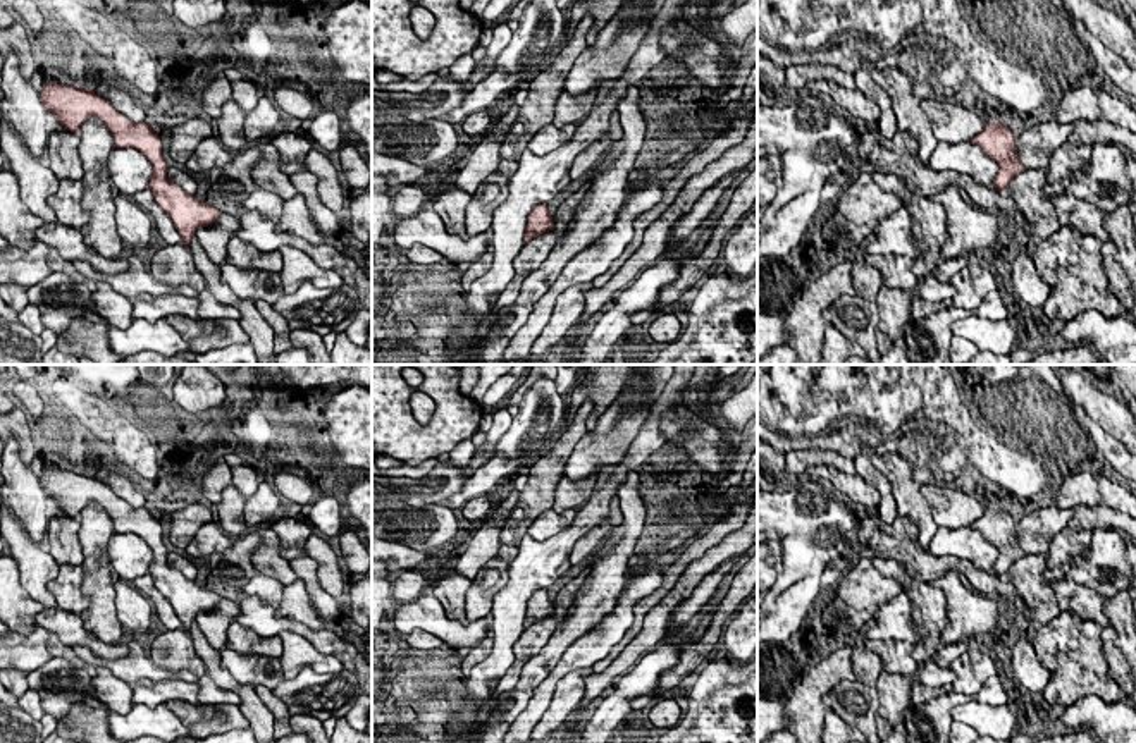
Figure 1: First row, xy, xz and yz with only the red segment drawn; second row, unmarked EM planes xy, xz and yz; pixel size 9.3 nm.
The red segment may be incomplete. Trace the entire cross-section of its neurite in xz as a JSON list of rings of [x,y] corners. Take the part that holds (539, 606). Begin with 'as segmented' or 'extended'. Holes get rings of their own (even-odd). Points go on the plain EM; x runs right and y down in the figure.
as segmented; [[[546,588],[537,590],[532,593],[527,604],[523,628],[530,628],[532,624],[553,614],[554,614],[554,605],[549,600],[547,590]]]

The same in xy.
as segmented; [[[50,464],[40,478],[40,485],[48,502],[55,499],[55,506],[67,516],[79,519],[81,511],[90,502],[98,502],[114,521],[114,533],[136,533],[150,545],[153,561],[148,574],[153,578],[158,592],[170,602],[186,633],[200,612],[217,607],[220,597],[215,592],[200,586],[169,566],[169,552],[162,540],[162,525],[146,507],[134,509],[93,475],[62,471]]]

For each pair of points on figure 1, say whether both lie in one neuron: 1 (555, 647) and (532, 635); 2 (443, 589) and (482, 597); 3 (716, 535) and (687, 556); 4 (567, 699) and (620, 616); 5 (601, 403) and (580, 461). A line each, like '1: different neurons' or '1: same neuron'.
1: different neurons
2: different neurons
3: same neuron
4: different neurons
5: different neurons

